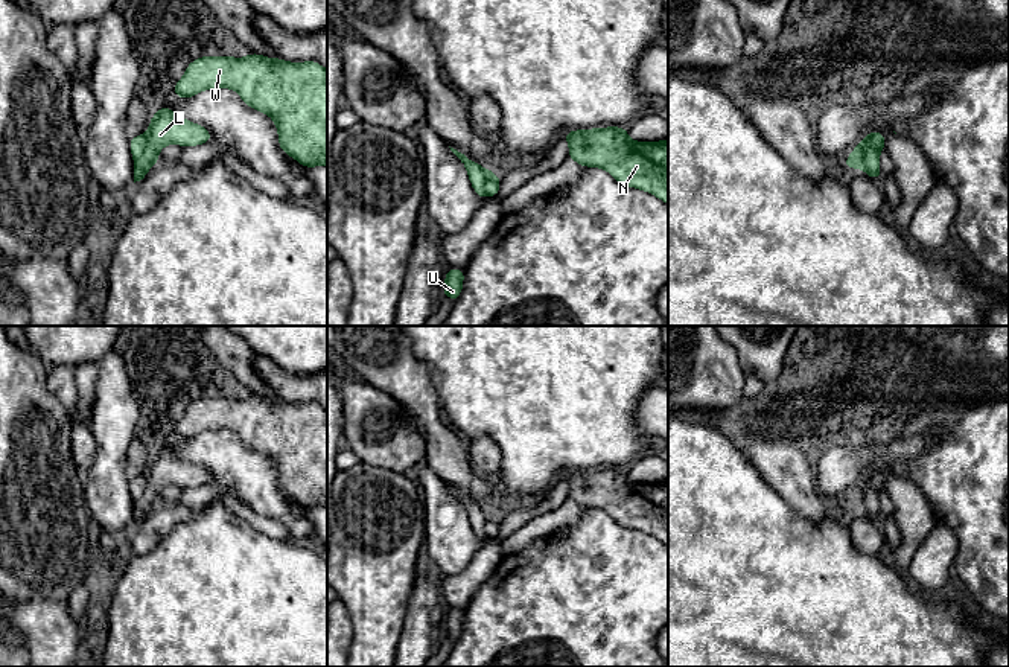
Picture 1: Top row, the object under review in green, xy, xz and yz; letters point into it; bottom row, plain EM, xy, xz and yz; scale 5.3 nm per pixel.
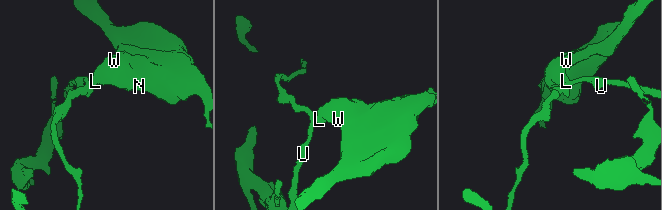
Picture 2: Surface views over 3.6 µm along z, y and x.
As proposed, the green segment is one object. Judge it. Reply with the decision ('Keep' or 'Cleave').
Cleave

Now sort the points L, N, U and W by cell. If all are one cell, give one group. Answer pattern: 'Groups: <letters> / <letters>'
Groups: L N W / U

